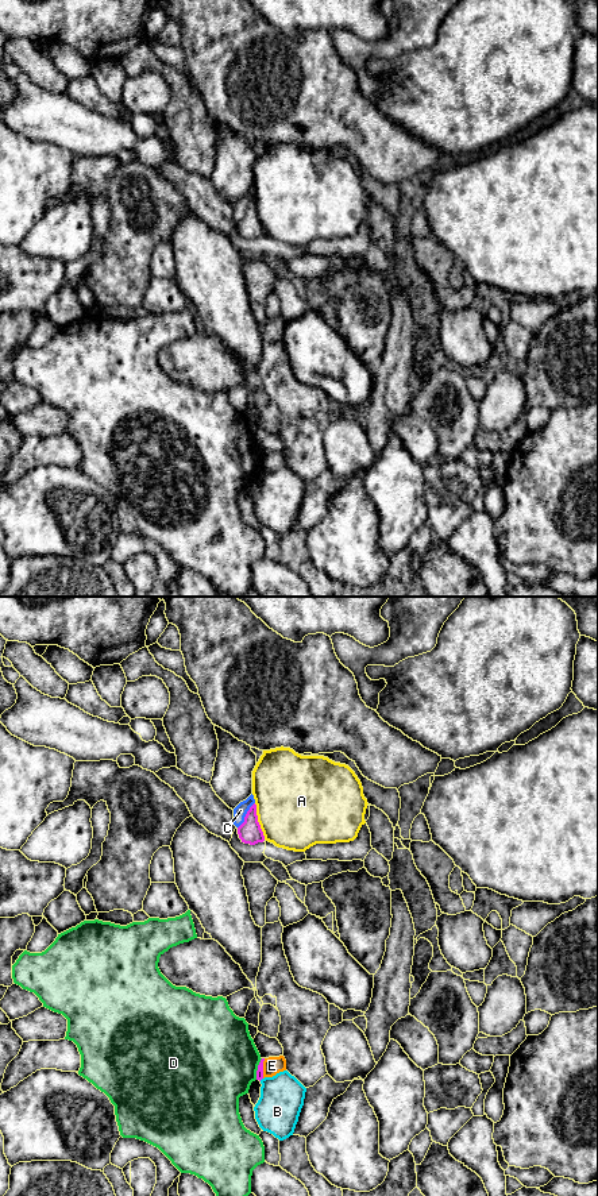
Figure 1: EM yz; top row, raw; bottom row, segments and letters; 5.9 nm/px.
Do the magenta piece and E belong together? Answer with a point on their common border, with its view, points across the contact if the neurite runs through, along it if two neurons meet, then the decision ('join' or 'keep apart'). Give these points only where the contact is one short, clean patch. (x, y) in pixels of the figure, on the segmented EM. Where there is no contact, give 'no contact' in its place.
meets magenta in yz at (262, 1068); border along yz (265, 1058), (262, 1077); keep apart

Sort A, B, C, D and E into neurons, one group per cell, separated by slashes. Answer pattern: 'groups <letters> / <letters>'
groups A / B / C / D / E

